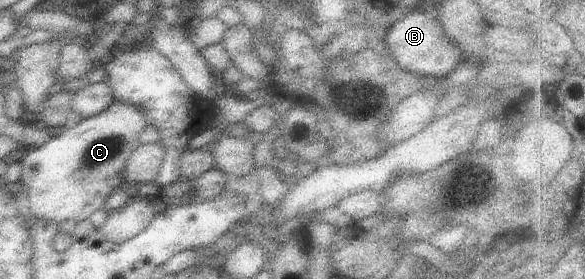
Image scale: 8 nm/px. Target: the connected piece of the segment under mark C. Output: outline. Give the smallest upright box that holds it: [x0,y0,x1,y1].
[18,101,148,229]

